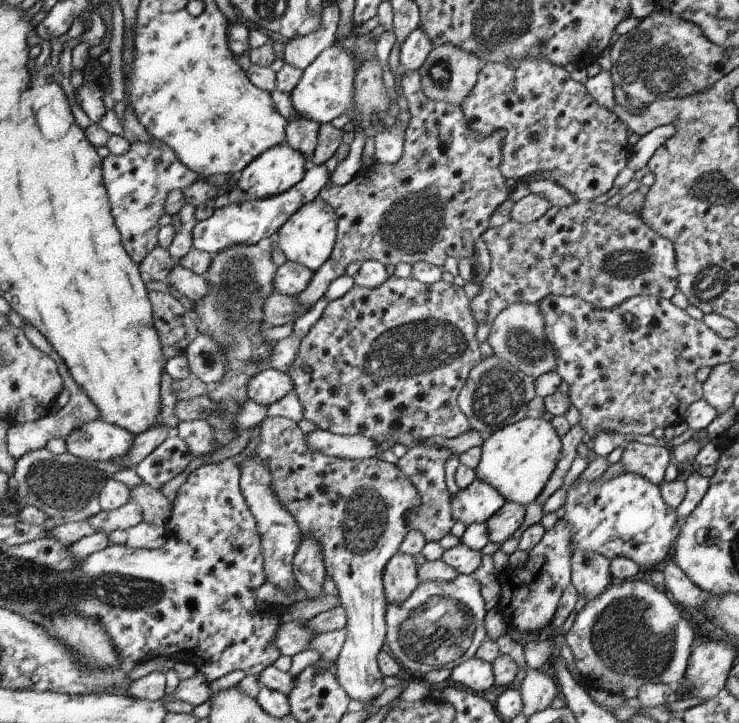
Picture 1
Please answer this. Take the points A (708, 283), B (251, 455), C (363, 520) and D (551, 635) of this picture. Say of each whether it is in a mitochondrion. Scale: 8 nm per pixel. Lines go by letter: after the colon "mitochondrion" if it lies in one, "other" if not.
A: mitochondrion
B: other
C: mitochondrion
D: other

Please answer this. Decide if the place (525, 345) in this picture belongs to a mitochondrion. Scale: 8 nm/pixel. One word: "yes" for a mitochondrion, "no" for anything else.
yes

